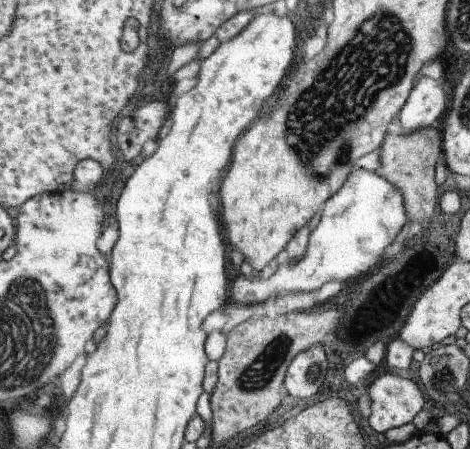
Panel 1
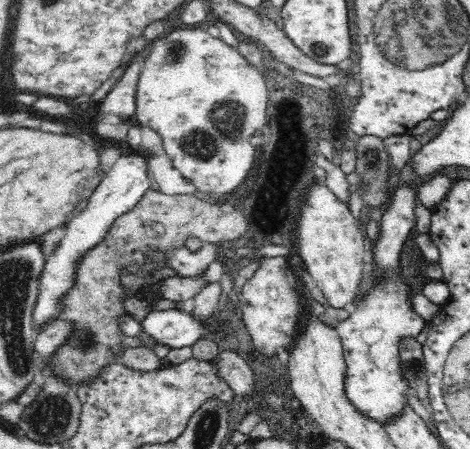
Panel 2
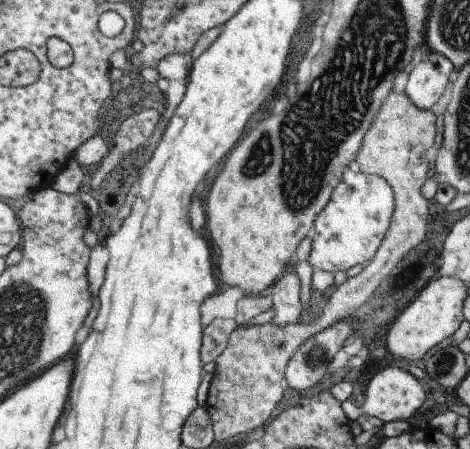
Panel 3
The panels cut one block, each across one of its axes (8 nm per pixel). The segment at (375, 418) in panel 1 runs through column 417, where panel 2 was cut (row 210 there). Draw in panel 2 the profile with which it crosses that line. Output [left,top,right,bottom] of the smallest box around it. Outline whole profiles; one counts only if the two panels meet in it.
[336,186,428,426]

